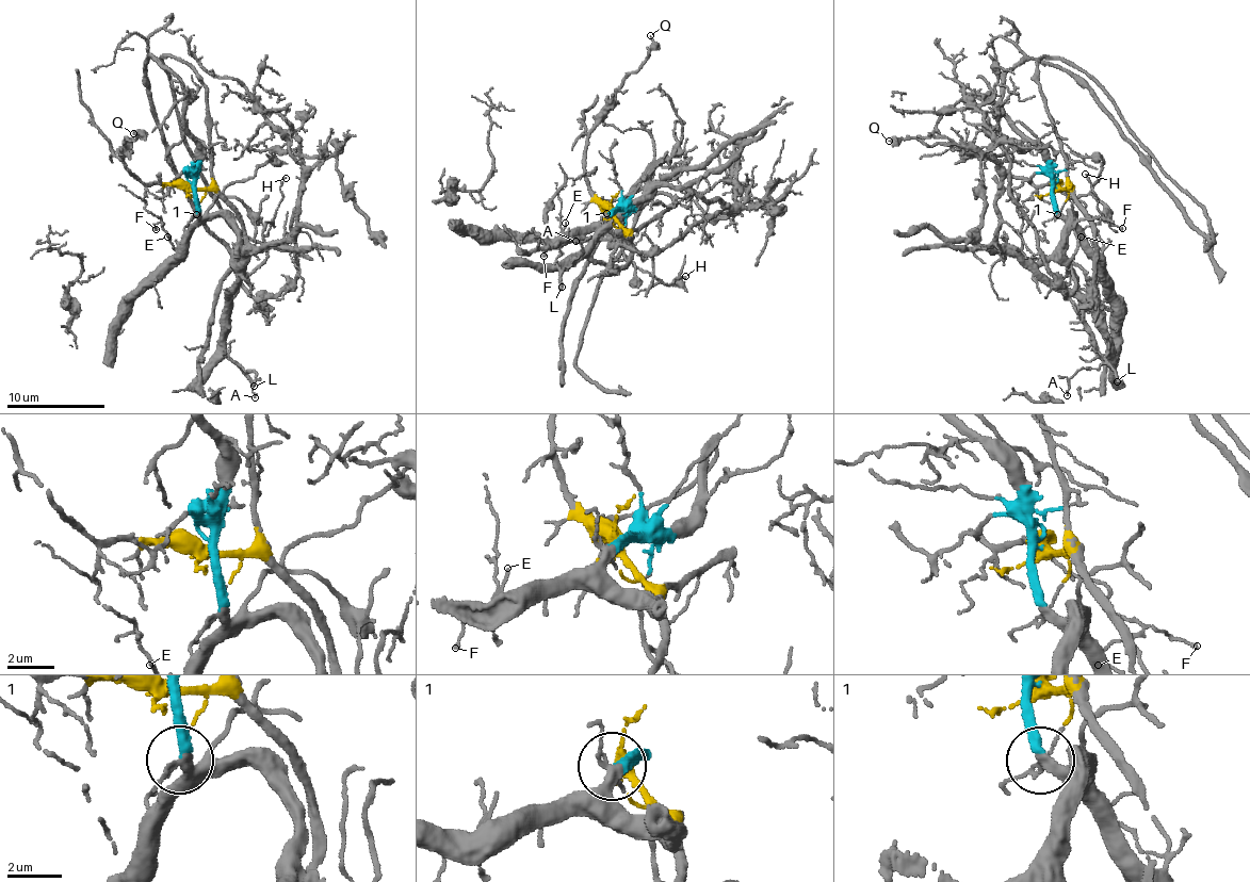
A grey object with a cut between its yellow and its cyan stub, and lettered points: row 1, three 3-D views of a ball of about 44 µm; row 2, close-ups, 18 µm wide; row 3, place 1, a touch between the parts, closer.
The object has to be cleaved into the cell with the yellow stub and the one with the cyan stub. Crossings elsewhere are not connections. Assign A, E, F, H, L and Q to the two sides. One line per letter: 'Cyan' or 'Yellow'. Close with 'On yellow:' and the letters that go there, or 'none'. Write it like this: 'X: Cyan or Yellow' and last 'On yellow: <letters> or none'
A: Yellow
E: Cyan
F: Cyan
H: Yellow
L: Yellow
Q: Yellow
On yellow: A, H, L, Q

